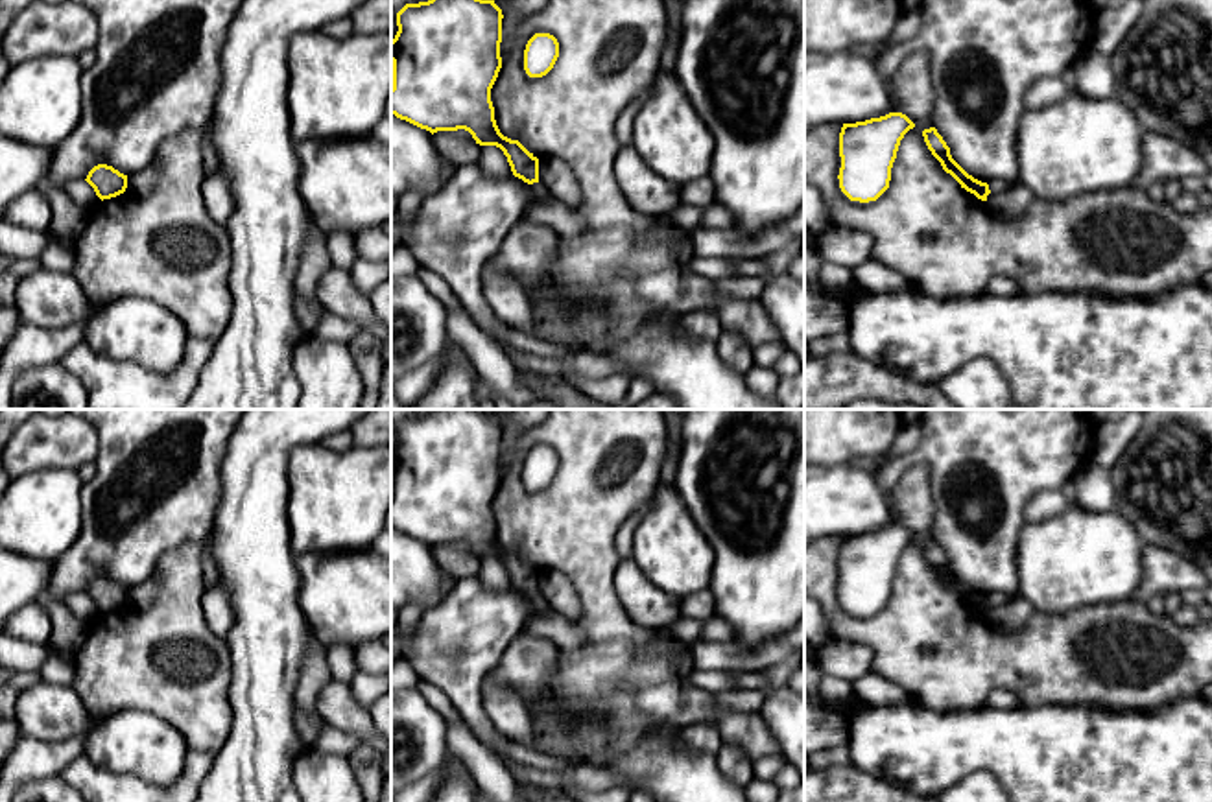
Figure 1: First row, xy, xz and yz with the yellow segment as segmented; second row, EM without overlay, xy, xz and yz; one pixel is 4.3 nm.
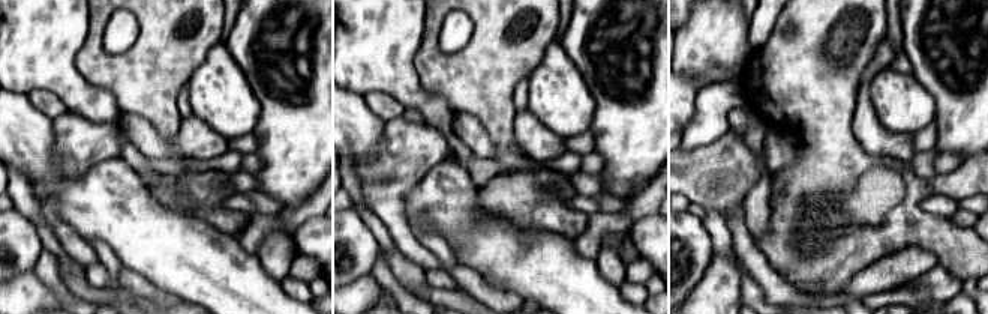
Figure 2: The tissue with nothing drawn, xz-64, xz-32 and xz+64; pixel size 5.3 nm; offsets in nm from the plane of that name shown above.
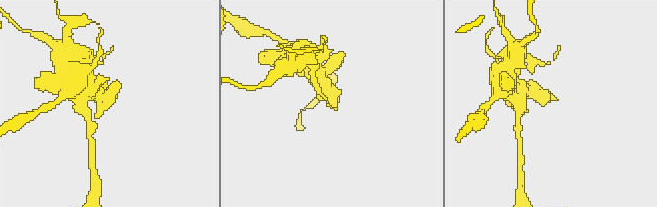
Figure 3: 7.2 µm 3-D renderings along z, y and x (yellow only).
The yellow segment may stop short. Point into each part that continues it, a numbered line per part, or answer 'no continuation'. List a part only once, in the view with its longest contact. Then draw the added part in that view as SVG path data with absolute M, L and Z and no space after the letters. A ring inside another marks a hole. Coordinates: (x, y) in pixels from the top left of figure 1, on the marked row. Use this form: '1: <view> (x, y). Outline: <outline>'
no continuation

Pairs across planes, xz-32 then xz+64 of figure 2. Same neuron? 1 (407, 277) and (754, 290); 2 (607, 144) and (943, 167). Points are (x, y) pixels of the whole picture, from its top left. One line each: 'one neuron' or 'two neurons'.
1: one neuron
2: two neurons

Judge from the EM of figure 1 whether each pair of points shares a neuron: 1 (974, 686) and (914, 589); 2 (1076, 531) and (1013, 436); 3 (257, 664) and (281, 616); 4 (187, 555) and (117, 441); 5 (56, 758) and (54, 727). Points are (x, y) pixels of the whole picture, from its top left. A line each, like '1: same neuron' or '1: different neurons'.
1: same neuron
2: different neurons
3: same neuron
4: different neurons
5: different neurons

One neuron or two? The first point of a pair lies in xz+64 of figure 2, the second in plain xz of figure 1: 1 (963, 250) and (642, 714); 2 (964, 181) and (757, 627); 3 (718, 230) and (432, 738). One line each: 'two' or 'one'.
1: one
2: two
3: two

